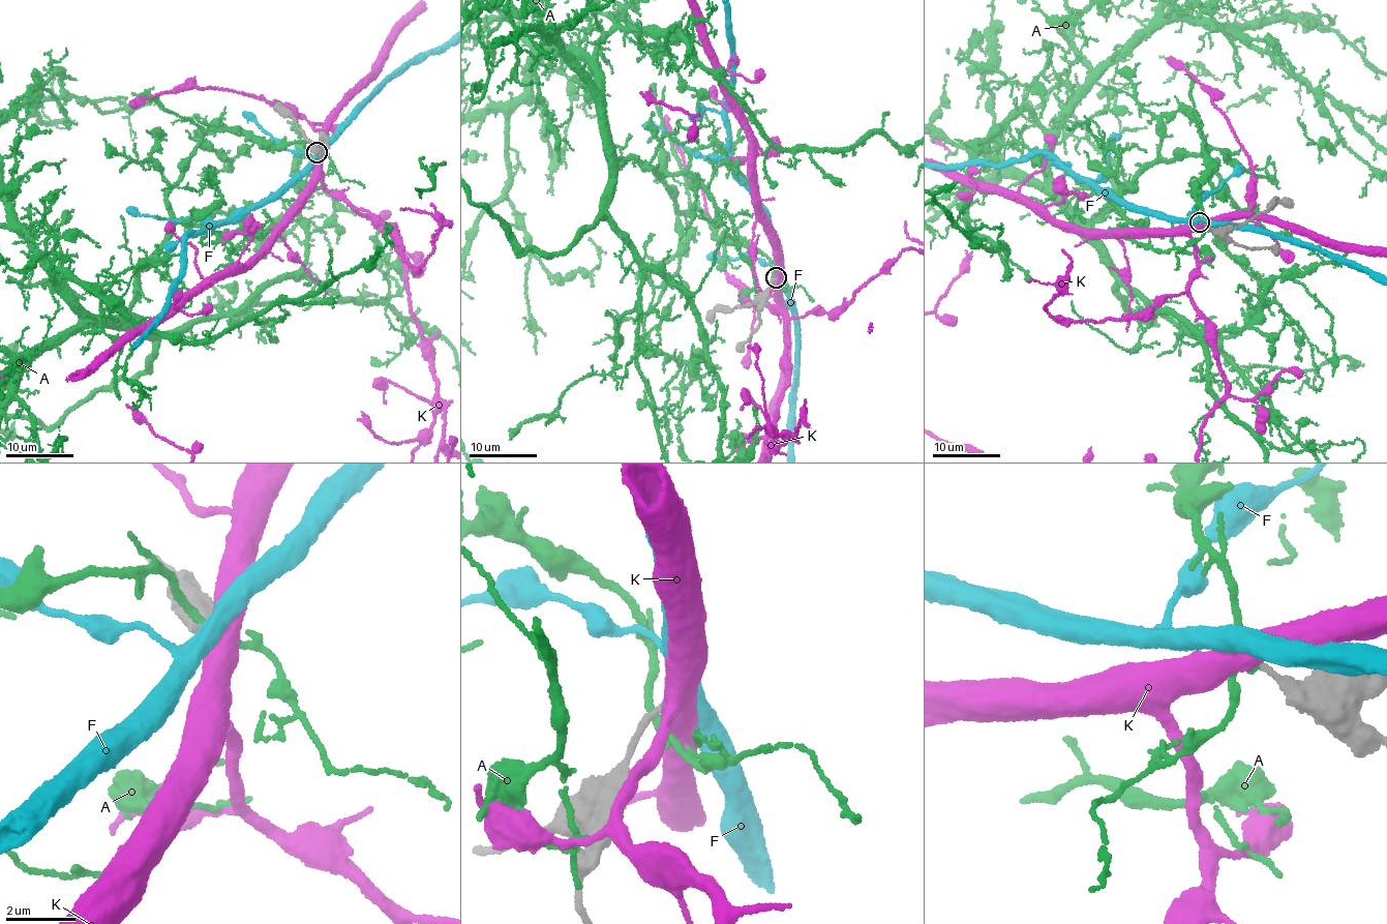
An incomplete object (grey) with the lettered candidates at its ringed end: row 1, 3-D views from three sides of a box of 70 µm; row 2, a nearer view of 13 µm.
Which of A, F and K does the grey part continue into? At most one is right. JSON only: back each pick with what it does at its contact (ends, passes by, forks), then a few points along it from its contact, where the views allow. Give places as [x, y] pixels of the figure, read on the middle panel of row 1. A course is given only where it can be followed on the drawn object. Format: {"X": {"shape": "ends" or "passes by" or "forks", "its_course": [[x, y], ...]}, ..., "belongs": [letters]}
{"F": {"shape": "passes by"}, "belongs": ["F"]}

